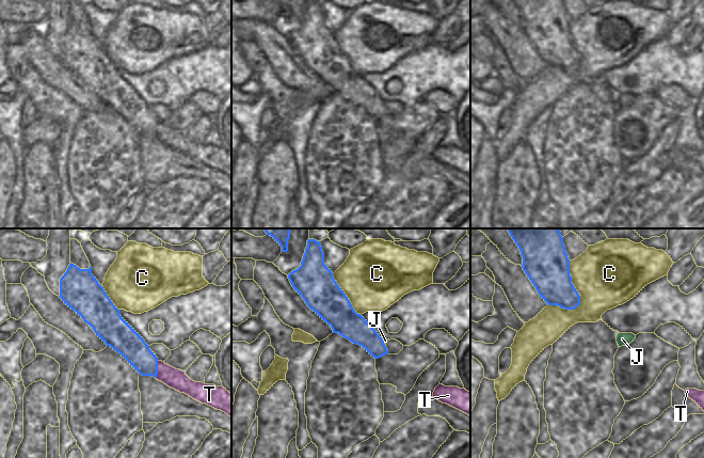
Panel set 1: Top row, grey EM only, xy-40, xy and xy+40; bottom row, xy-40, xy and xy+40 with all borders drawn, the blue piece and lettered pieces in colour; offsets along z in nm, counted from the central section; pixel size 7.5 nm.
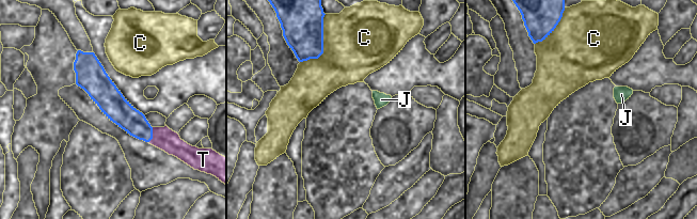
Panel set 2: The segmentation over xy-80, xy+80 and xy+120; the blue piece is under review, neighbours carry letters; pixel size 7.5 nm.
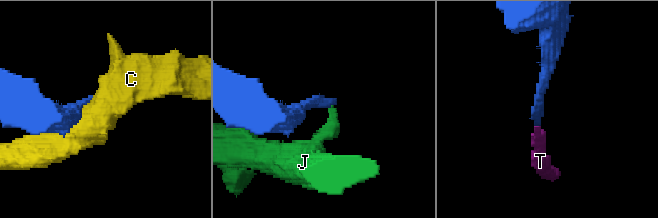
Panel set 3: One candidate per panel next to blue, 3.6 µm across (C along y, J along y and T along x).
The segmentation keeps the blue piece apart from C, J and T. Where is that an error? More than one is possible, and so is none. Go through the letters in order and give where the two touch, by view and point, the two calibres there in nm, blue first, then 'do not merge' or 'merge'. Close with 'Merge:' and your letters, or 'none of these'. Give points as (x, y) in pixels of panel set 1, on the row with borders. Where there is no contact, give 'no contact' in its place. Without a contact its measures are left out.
C: contact xy+40 (573, 285); calibres 340 and 480 nm; do not merge
J: contact xy (383, 342); calibres 200 and 30 nm; do not merge
T: contact xy-40 (157, 369); calibres 200 and 150 nm; merge
Merge: T

